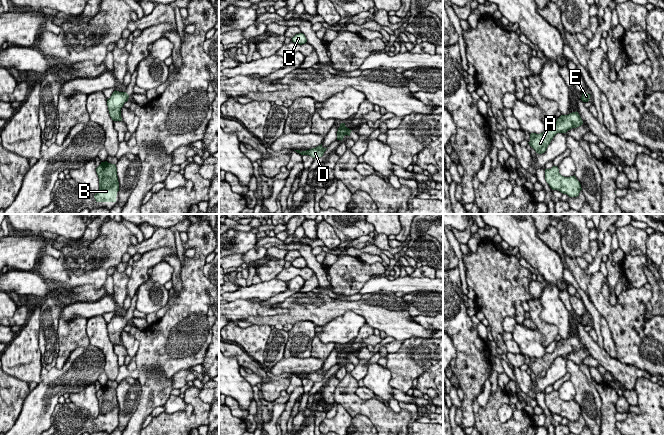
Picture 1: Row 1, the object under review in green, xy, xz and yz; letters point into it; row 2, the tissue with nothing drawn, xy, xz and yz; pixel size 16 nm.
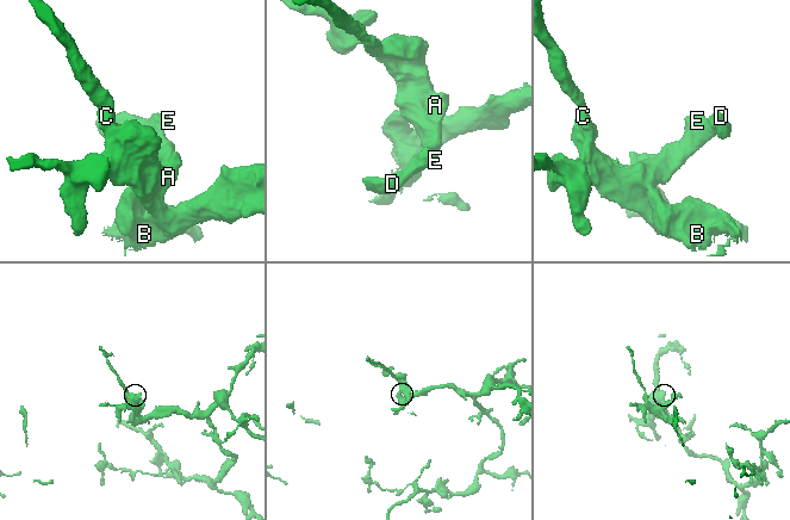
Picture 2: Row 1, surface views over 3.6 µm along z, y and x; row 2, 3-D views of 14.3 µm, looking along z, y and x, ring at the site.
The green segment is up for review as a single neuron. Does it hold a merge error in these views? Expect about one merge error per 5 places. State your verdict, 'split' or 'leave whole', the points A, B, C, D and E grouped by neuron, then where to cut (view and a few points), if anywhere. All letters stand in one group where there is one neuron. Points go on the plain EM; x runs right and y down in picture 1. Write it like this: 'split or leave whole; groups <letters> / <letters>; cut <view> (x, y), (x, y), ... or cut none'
leave whole; groups A B C D E; cut none

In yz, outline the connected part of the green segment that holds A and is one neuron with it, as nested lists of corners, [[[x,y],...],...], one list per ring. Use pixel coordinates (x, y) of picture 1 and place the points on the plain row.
[[[577,335],[568,339],[561,339],[552,353],[545,352],[544,356],[540,358],[531,357],[528,367],[536,377],[542,378],[546,375],[551,364],[557,357],[566,357],[568,354],[577,352],[582,348],[583,345]]]

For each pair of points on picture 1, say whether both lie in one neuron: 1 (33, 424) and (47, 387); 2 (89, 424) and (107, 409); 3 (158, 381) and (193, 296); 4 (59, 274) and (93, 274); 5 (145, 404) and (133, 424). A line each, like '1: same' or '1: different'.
1: same
2: same
3: different
4: same
5: same

